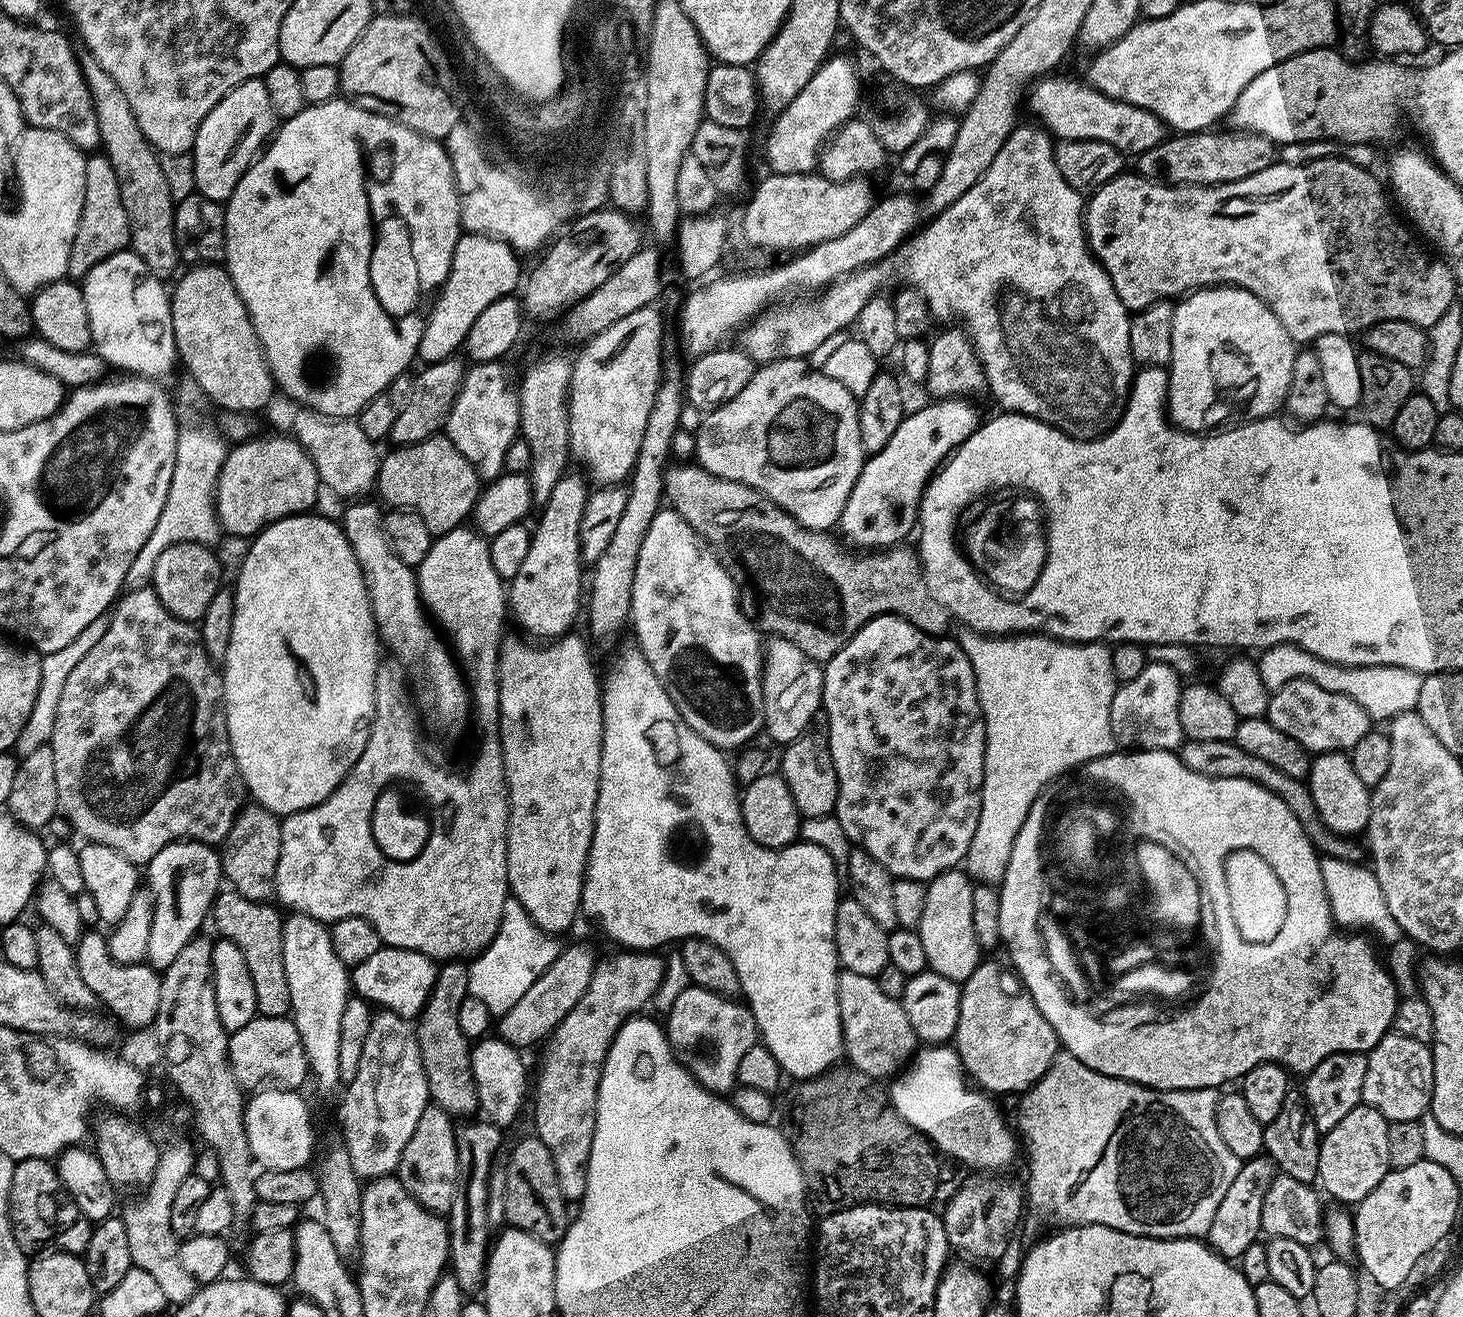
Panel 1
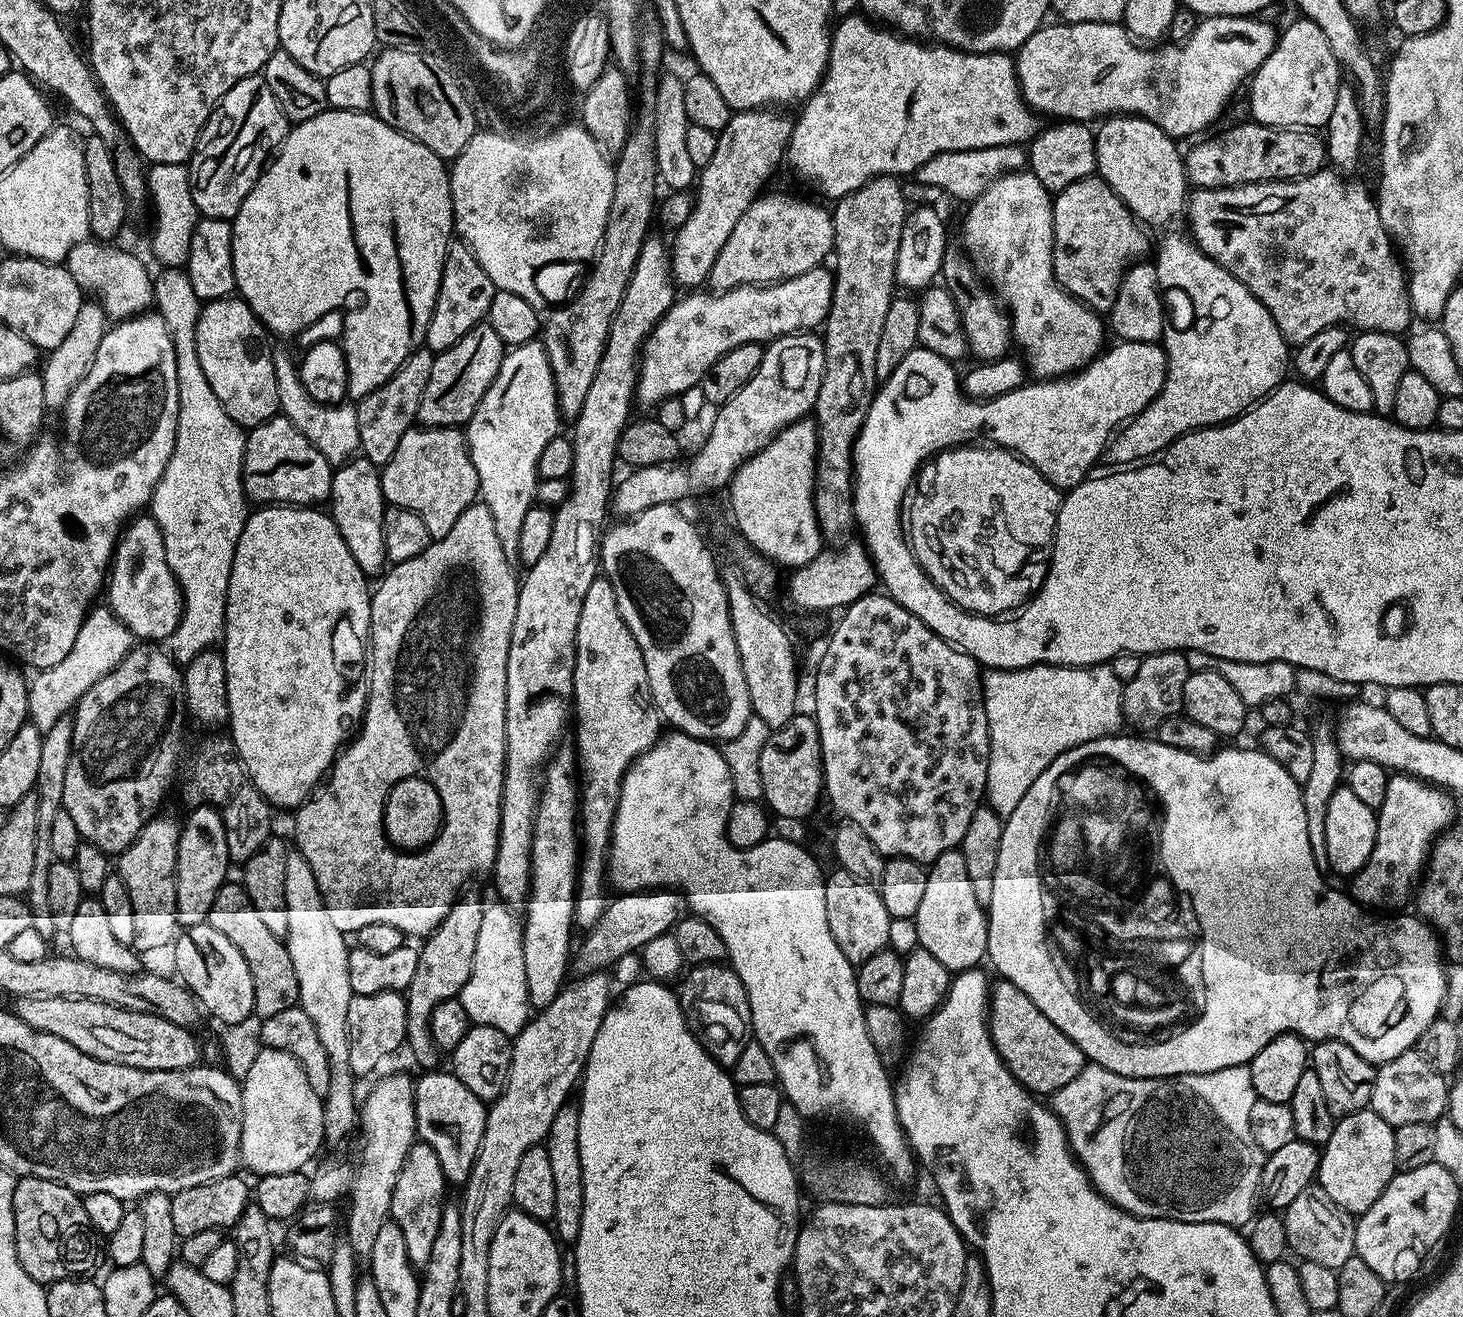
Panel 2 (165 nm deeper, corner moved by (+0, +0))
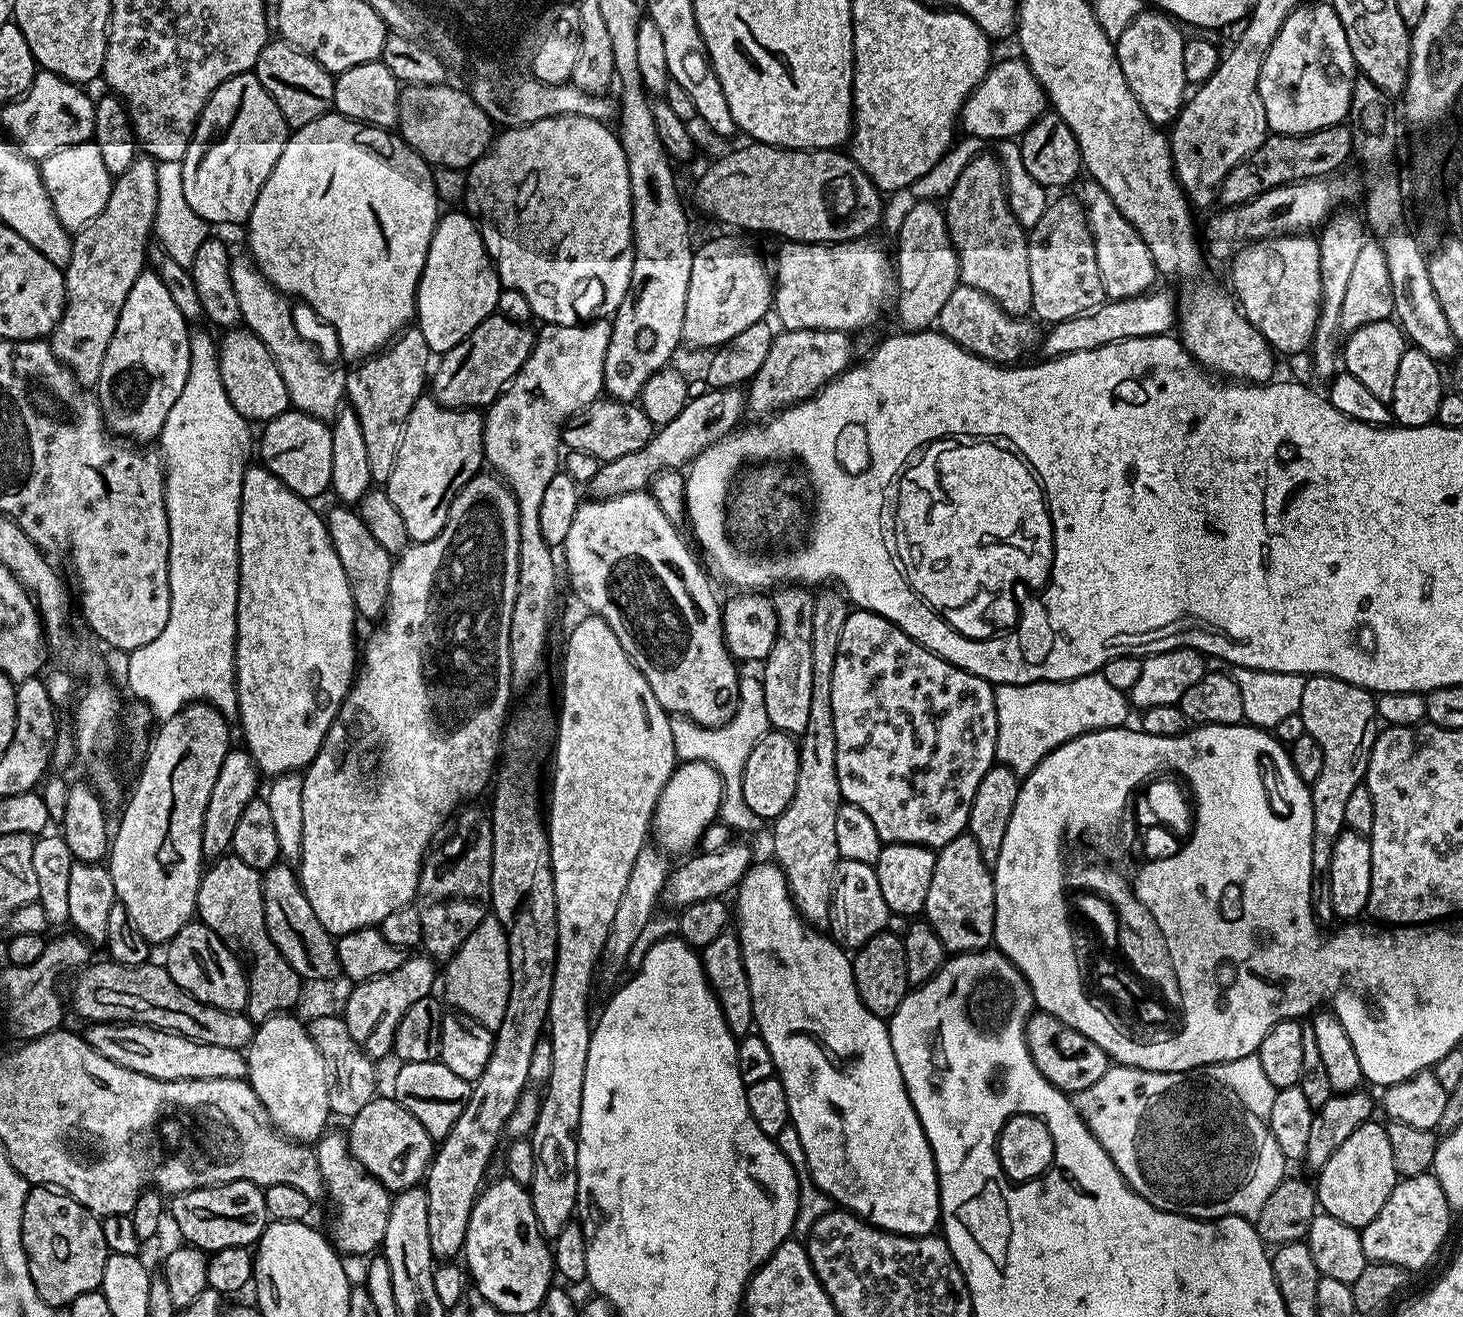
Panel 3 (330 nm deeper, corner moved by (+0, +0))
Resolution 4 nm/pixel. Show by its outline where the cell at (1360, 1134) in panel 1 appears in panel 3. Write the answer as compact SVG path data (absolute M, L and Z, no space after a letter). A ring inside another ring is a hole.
M1371 1119L1358 1126L1358 1130L1354 1130L1354 1134L1350 1134L1334 1154L1330 1154L1330 1162L1319 1168L1317 1176L1320 1177L1314 1180L1323 1215L1338 1218L1338 1222L1346 1222L1346 1226L1357 1230L1378 1218L1378 1210L1386 1206L1386 1198L1390 1198L1398 1182L1387 1127L1376 1123Z

